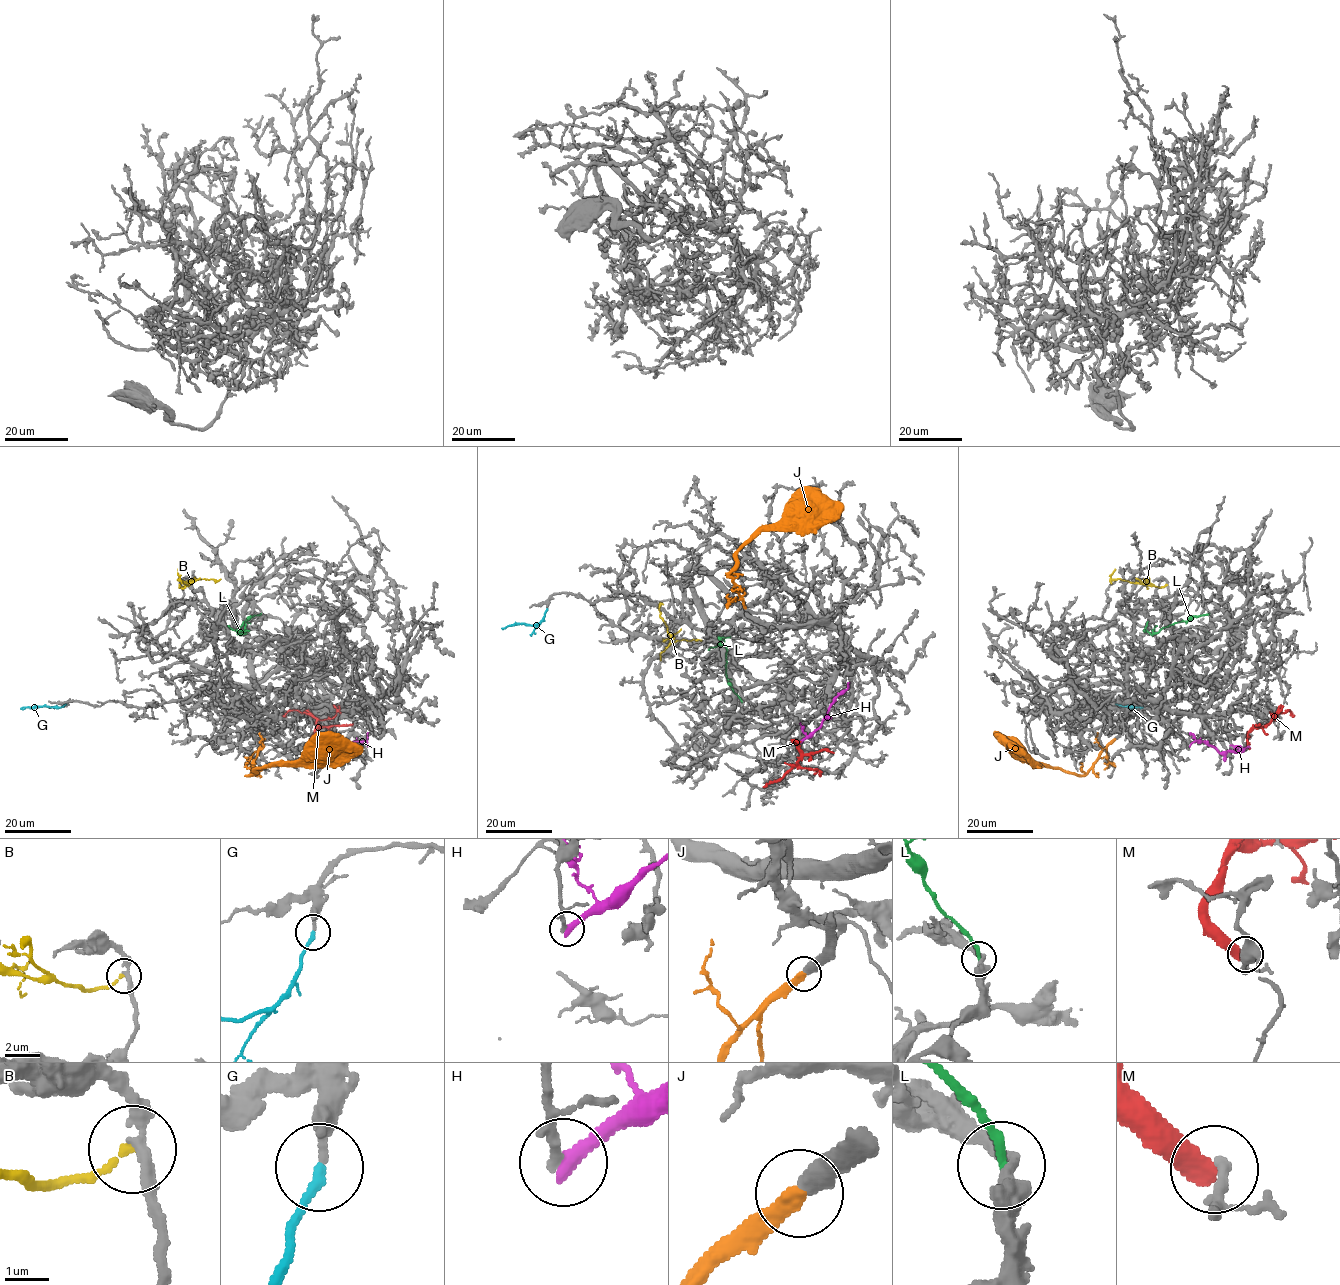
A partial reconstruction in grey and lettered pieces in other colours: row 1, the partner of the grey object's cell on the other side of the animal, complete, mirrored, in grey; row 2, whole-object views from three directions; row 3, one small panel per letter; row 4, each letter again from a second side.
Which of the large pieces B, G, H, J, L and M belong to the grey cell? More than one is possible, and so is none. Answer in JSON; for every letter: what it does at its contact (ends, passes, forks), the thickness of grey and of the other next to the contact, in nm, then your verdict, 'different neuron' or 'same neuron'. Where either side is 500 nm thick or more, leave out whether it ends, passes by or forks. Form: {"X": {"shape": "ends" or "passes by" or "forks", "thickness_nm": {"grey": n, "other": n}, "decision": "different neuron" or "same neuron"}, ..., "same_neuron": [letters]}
{"B": {"shape": "ends", "thickness_nm": {"grey": 280, "other": 180}, "decision": "different neuron"}, "G": {"shape": "ends", "thickness_nm": {"grey": 240, "other": 200}, "decision": "same neuron"}, "H": {"shape": "ends", "thickness_nm": {"grey": 240, "other": 380}, "decision": "different neuron"}, "J": {"shape": "ends", "thickness_nm": {"grey": 460, "other": 400}, "decision": "same neuron"}, "L": {"shape": "ends", "thickness_nm": {"grey": 200, "other": 200}, "decision": "different neuron"}, "M": {"shape": "ends", "thickness_nm": {"grey": 240, "other": 440}, "decision": "different neuron"}, "same_neuron": ["G", "J"]}

